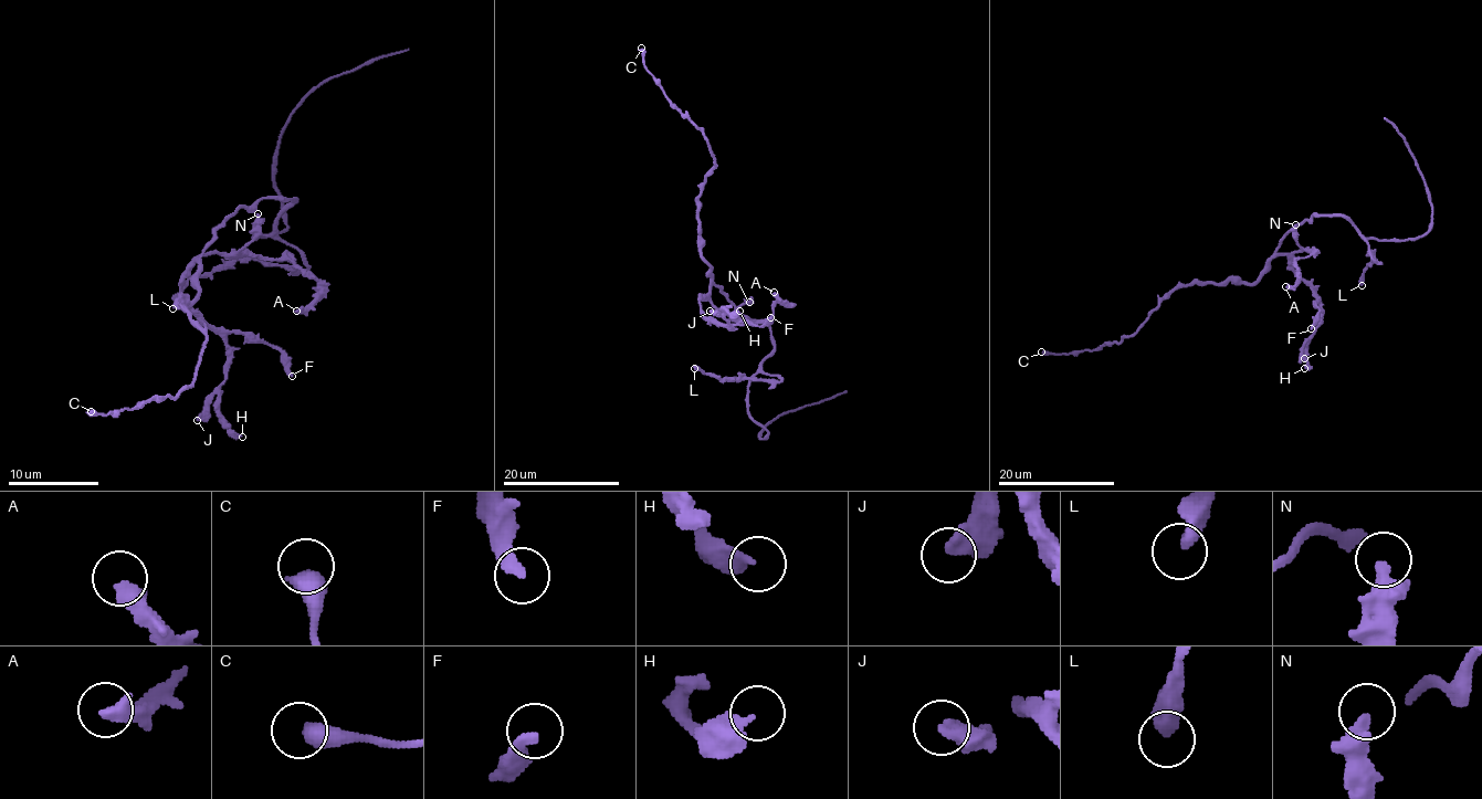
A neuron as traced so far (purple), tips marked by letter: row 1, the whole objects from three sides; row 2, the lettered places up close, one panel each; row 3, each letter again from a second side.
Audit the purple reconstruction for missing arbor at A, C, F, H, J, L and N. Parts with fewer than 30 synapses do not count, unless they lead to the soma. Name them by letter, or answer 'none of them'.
none of them

